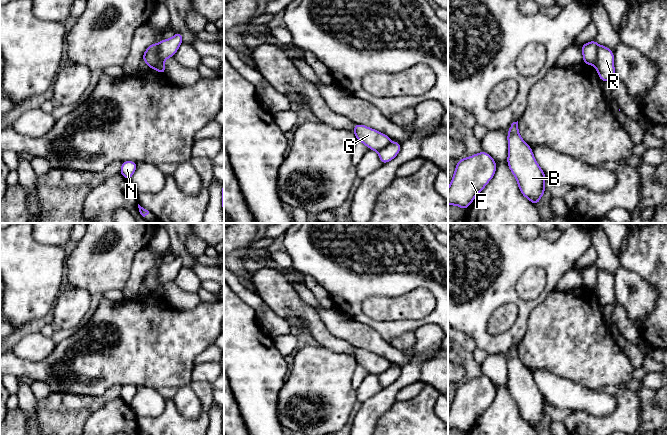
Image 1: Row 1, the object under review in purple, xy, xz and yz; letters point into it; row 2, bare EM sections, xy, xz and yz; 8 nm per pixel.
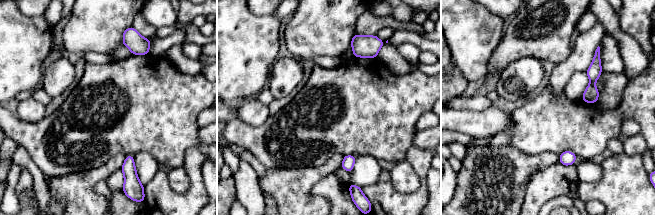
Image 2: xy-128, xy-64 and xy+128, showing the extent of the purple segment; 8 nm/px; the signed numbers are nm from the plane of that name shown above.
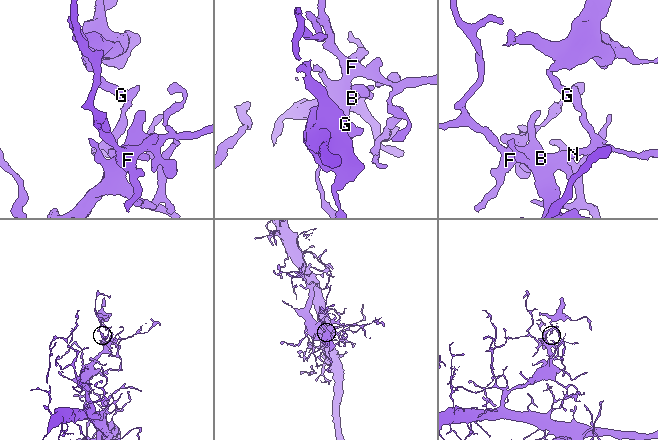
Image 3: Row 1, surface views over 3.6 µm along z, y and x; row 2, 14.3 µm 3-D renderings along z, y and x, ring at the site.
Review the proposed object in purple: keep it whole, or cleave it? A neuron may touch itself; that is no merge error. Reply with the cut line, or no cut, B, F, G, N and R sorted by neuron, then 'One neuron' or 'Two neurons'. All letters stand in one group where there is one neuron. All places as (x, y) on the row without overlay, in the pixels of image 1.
Split along xy (159, 268), (157, 283), (150, 291). Groups: B F N R / G. Two neurons

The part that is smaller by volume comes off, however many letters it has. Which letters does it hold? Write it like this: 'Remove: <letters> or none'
Remove: G

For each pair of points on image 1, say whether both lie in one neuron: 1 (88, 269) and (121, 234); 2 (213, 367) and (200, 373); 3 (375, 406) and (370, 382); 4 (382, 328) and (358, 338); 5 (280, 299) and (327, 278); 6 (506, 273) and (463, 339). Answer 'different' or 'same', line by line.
1: same
2: same
3: different
4: different
5: different
6: different

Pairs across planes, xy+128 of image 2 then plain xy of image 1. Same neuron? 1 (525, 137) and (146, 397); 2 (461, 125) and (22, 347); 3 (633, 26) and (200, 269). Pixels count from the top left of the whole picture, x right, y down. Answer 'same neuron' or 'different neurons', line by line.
1: different neurons
2: same neuron
3: different neurons

